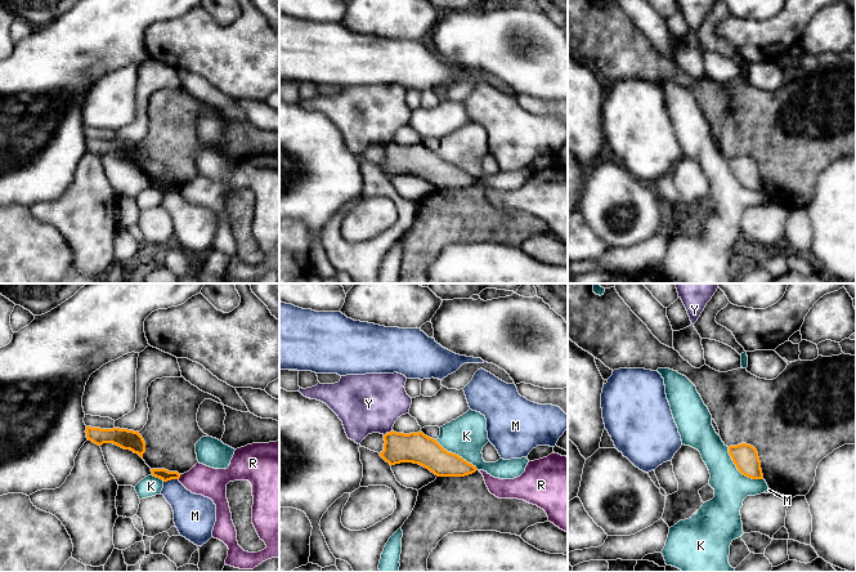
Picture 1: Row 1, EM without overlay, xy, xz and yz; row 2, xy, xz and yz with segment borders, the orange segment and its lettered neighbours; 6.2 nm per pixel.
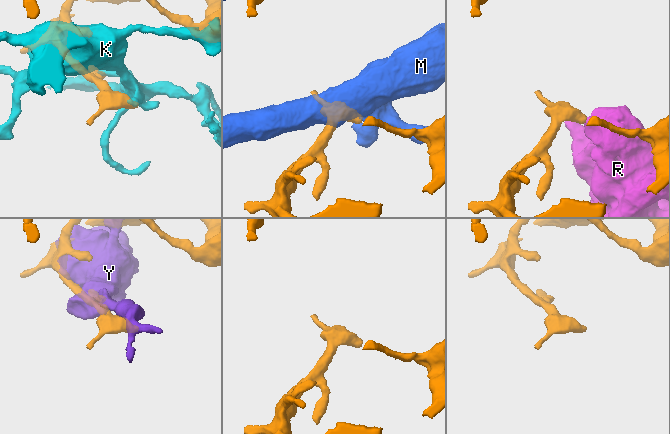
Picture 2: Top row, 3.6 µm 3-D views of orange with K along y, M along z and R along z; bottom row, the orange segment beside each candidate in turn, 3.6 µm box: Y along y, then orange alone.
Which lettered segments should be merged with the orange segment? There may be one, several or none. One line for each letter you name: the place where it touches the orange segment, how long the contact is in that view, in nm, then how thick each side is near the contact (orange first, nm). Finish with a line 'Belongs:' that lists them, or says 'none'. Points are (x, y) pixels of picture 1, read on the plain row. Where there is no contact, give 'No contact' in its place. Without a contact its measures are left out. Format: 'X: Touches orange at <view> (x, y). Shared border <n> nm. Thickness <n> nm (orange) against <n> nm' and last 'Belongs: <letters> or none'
Belongs: none

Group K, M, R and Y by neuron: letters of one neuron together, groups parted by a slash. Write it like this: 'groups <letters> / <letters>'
groups K / M / R / Y

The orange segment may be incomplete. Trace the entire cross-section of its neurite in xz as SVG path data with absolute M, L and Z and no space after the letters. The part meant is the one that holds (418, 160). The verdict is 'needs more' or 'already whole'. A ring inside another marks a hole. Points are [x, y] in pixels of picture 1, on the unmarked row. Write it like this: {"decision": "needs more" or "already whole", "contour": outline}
{"decision": "already whole", "contour": "M390 143L384 147L384 162L380 167L390 176L400 174L418 175L438 188L465 188L478 180L456 165L444 161L436 151L418 144Z"}

